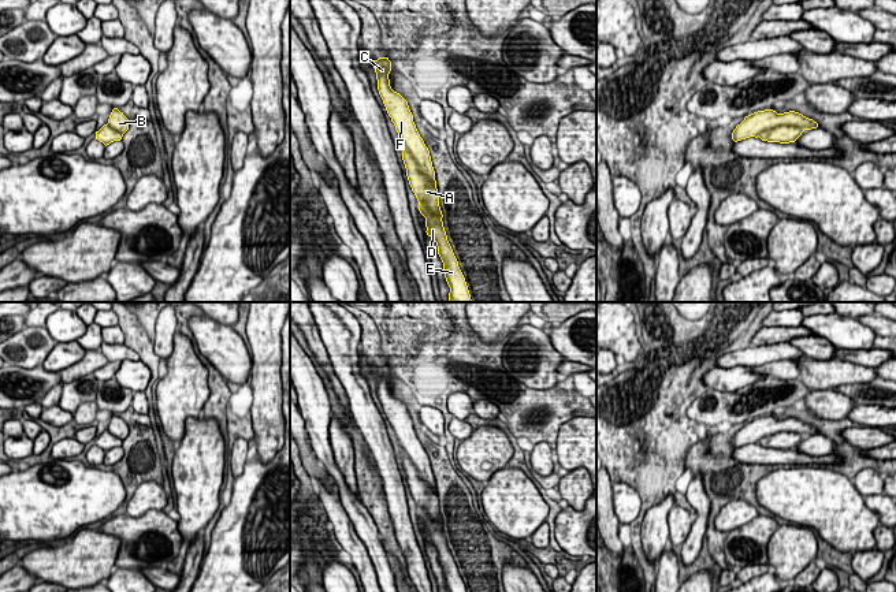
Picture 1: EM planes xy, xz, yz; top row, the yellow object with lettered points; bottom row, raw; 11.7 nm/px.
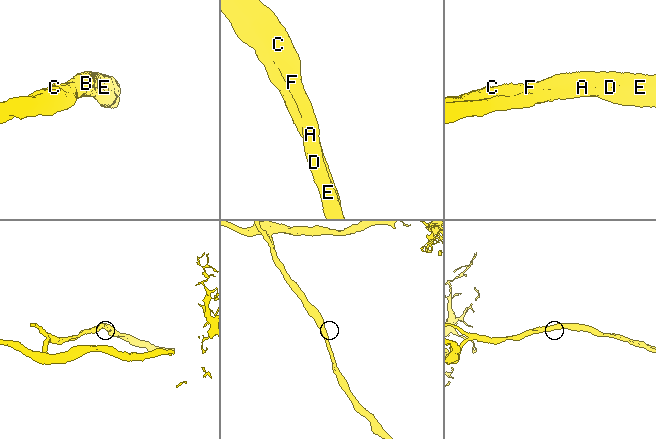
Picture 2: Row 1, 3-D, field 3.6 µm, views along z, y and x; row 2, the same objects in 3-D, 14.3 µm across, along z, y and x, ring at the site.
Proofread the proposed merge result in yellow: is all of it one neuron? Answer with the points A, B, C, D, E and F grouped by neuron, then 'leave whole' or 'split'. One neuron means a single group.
A / B C D E F | split

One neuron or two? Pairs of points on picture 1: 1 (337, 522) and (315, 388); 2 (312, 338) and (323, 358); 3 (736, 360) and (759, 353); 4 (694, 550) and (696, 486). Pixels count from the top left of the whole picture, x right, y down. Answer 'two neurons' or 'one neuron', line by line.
1: two neurons
2: one neuron
3: one neuron
4: one neuron

